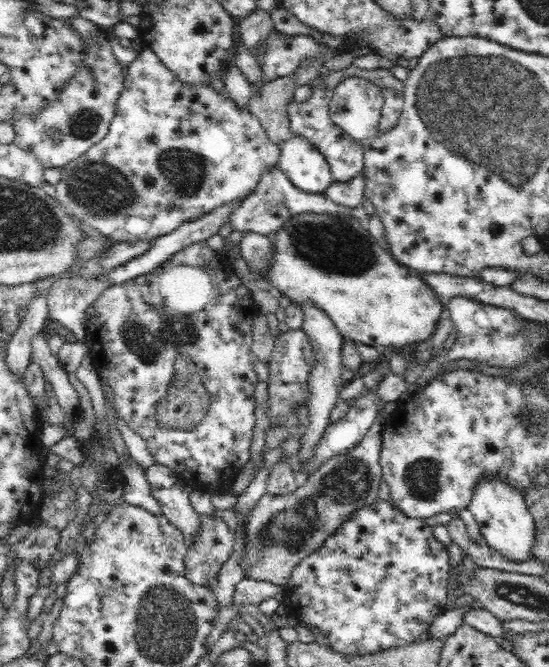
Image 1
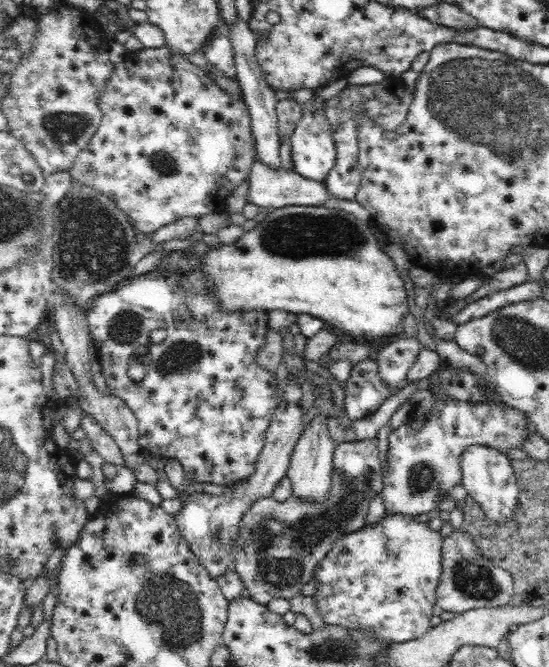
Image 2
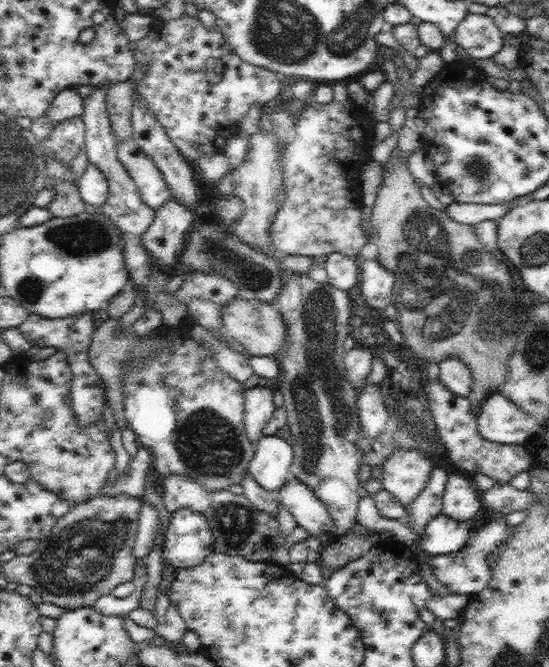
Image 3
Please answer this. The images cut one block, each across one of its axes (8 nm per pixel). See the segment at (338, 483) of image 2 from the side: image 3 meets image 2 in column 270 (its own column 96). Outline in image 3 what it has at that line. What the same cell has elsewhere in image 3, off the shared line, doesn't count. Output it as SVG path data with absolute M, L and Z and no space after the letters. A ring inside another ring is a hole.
M97 494L91 500L75 504L69 516L61 518L55 532L39 540L39 546L29 556L17 556L5 564L7 582L27 584L43 596L43 602L67 610L89 608L101 596L109 596L119 584L133 580L135 554L133 544L139 532L141 498L127 494L105 496Z

